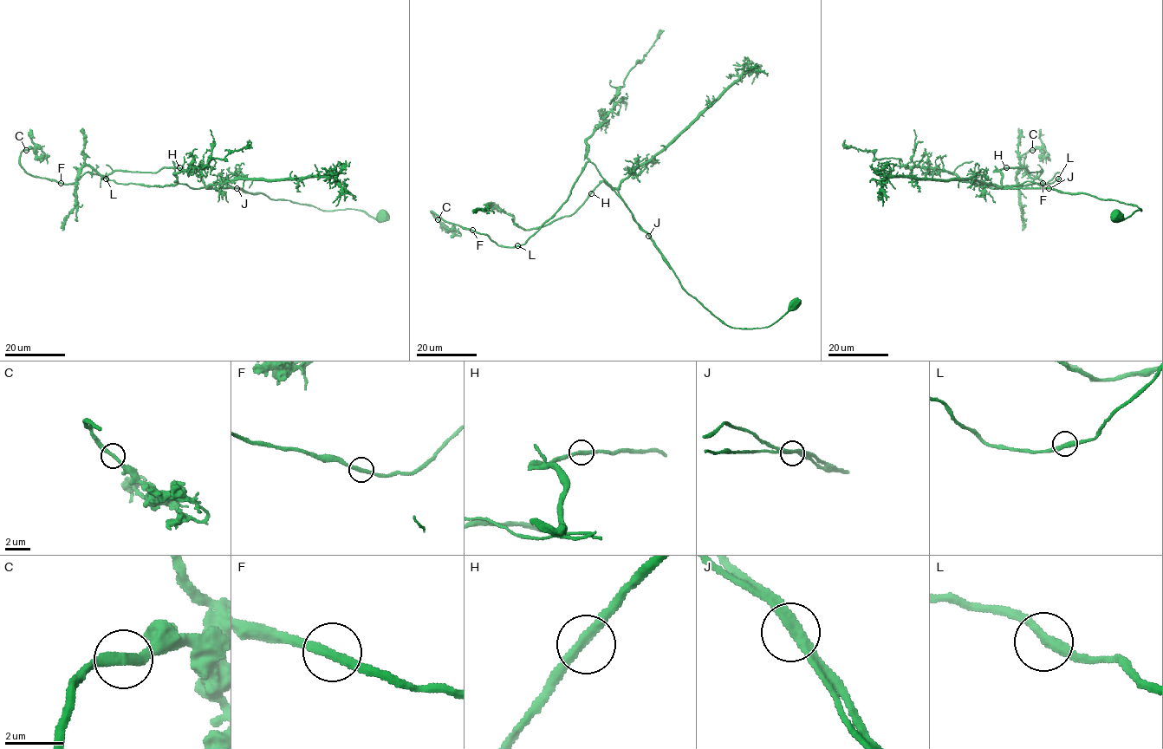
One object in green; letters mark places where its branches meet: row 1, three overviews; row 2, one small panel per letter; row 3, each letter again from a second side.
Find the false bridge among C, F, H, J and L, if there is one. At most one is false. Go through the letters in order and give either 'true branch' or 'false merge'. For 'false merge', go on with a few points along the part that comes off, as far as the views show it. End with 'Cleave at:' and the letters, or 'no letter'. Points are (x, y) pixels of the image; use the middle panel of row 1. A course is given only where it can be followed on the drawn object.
C: true branch
F: true branch
H: true branch
J: false merge | (648, 236), (589, 161), (568, 199), (524, 244), (497, 245), (432, 211), (458, 233)
L: true branch
Cleave at: J

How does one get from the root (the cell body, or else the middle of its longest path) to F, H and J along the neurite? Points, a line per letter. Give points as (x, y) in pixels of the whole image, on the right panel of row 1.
F: (1116, 214), (1126, 218), (1141, 210), (1086, 193), (974, 184), (1052, 184), (1059, 173), (1042, 183)
H: (1116, 214), (1126, 218), (1141, 210), (1086, 193), (1003, 188), (1002, 173), (995, 172), (1006, 167)
J: (1116, 214), (1126, 218), (1141, 210), (1116, 200), (1049, 188)

